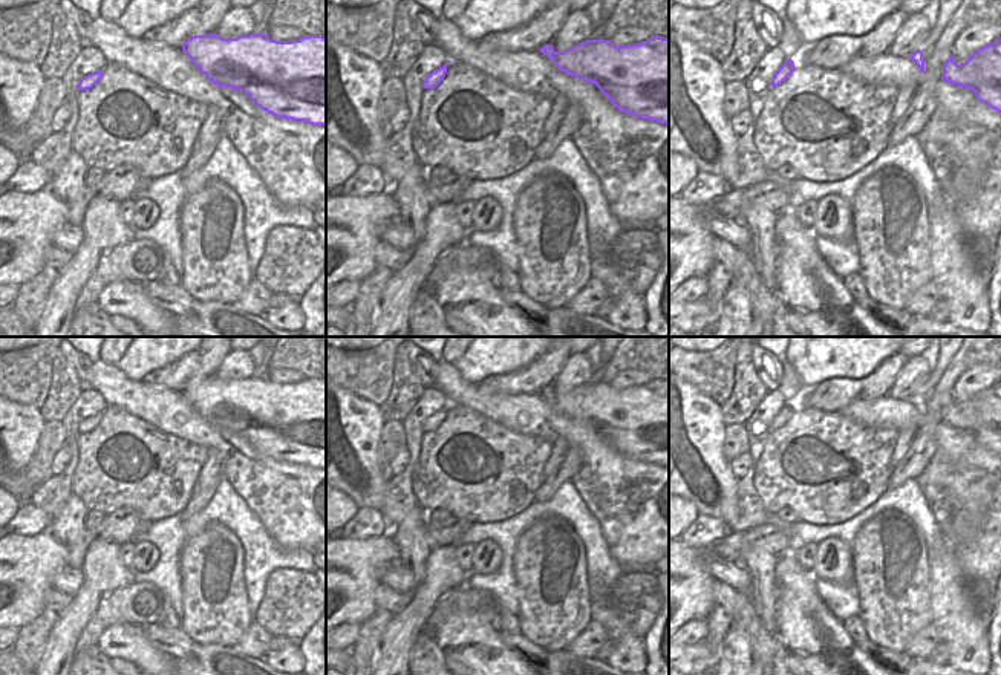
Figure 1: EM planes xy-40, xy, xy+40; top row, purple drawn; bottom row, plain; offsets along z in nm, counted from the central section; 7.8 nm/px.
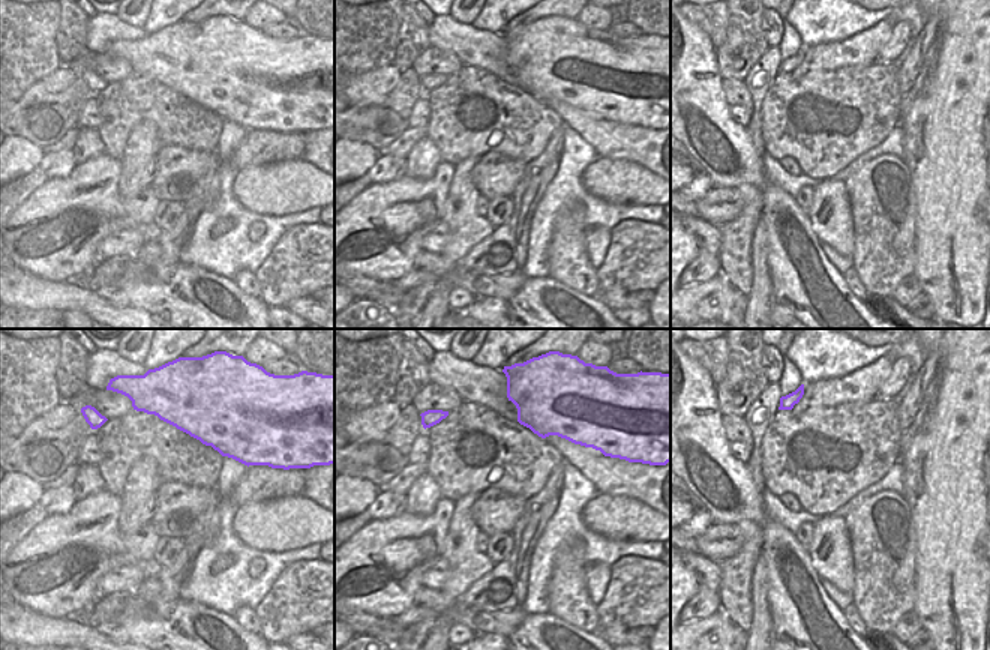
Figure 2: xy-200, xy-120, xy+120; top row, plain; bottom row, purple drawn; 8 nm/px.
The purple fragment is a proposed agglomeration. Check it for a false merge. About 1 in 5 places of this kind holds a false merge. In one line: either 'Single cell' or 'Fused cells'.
Single cell

